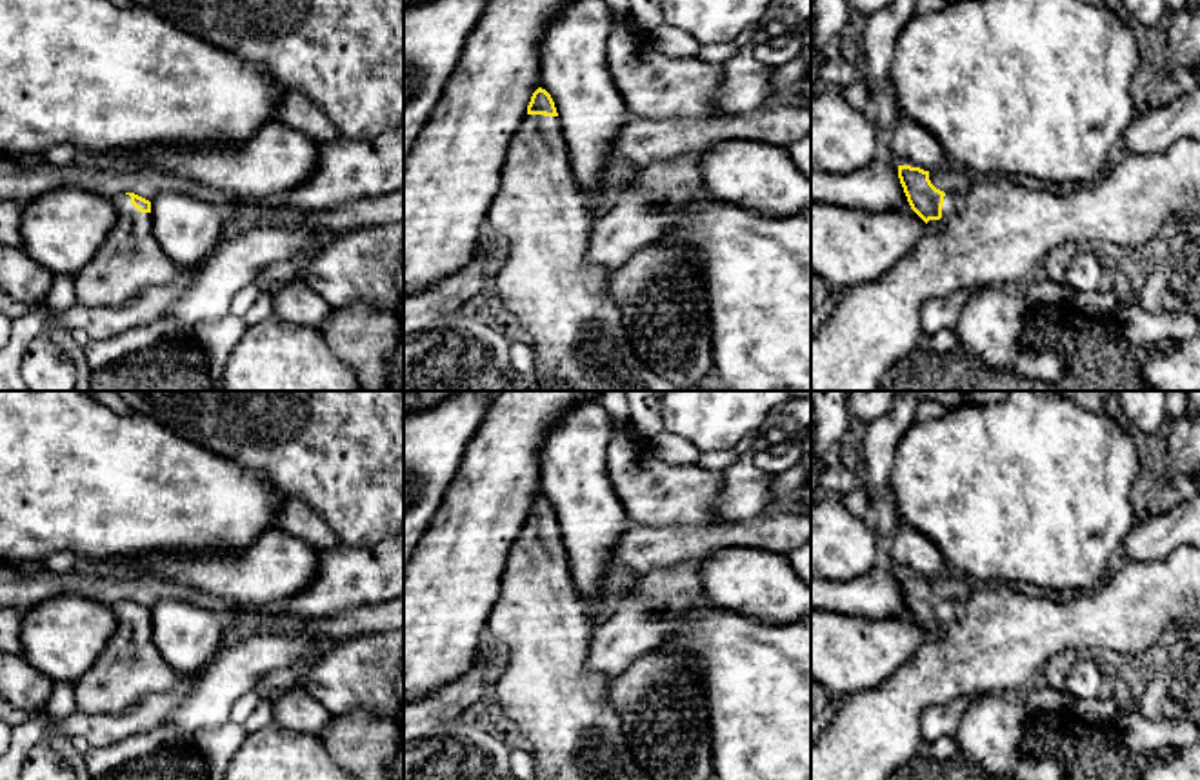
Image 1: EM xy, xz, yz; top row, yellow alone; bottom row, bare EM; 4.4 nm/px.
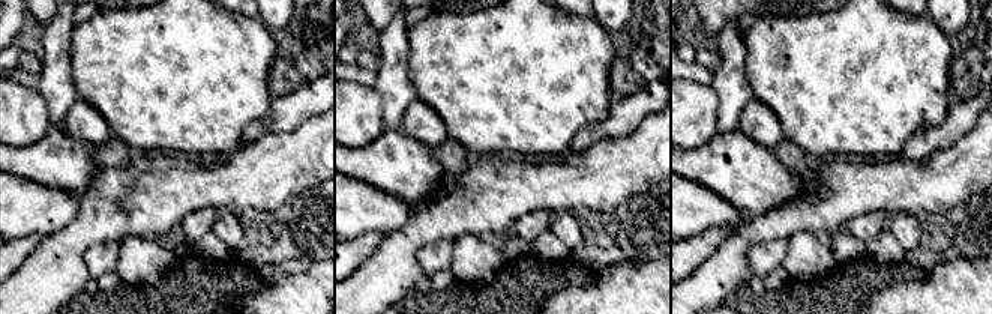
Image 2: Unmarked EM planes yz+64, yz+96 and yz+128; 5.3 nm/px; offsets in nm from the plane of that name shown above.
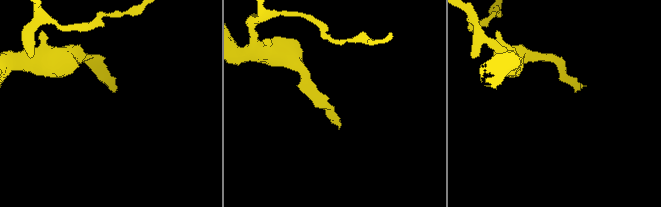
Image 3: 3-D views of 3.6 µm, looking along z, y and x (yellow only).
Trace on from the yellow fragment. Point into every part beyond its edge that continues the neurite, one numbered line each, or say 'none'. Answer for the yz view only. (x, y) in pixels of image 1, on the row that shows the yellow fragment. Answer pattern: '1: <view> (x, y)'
1: yz (951, 179)

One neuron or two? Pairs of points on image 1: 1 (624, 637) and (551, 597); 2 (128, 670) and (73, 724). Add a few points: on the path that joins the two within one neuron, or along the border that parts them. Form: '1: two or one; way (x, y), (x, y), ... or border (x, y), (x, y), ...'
1: two; border (595, 626), (588, 668)
2: two; border (128, 706), (113, 713), (82, 713), (77, 710)

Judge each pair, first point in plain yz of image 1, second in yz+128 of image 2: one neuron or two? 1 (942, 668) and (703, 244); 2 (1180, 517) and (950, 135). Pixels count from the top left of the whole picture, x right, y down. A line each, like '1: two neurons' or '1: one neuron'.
1: two neurons
2: one neuron

